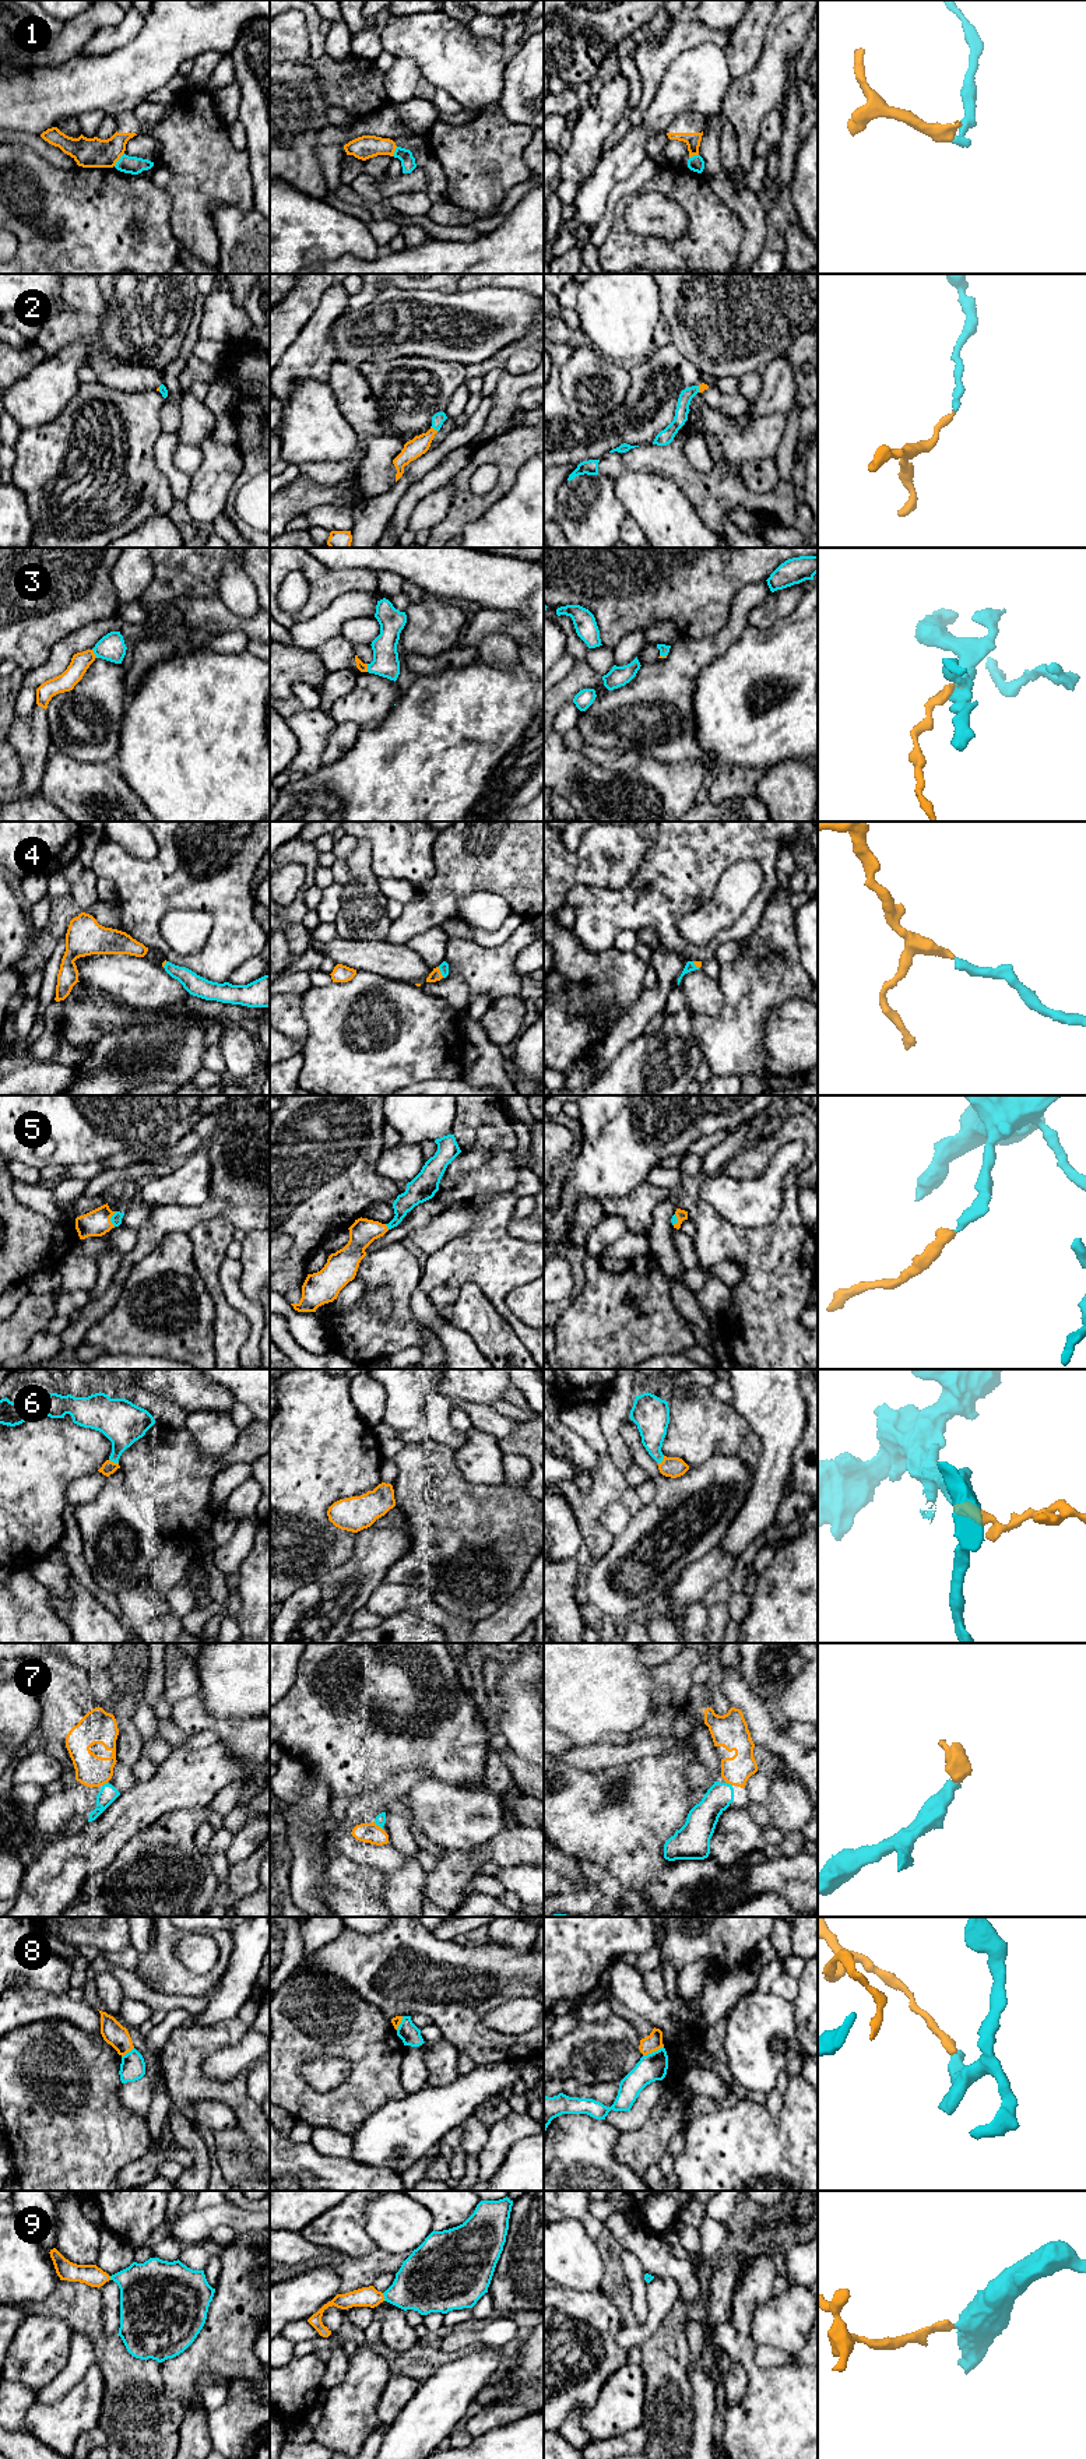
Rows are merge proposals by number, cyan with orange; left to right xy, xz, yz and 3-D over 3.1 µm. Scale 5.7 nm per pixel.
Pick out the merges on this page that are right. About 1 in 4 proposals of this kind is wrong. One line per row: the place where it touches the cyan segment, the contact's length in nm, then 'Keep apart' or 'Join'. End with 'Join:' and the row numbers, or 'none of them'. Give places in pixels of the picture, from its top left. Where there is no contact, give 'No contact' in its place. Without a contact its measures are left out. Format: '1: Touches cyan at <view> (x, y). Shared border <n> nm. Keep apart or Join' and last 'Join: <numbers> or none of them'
1: Touches cyan at xy (119, 159). Shared border 100 nm. Keep apart
2: Touches cyan at xz (435, 429). Shared border 50 nm. Join
3: Touches cyan at xy (94, 653). Shared border 60 nm. Join
4: Touches cyan at xz (440, 971). Shared border 70 nm. Join
5: Touches cyan at xy (111, 1219). Shared border 90 nm. Join
6: Touches cyan at xy (113, 1462). Shared border 60 nm. Join
7: Touches cyan at xz (378, 1825). Shared border 70 nm. Join
8: Touches cyan at yz (654, 2051). Shared border 130 nm. Keep apart
9: Touches cyan at xz (385, 2297). Shared border 50 nm. Join
Join: 2, 3, 4, 5, 6, 7, 9

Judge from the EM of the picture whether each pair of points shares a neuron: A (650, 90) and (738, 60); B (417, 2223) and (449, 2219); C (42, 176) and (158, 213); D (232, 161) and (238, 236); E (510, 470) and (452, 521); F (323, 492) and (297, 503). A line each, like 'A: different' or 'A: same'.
A: different
B: different
C: same
D: different
E: same
F: same

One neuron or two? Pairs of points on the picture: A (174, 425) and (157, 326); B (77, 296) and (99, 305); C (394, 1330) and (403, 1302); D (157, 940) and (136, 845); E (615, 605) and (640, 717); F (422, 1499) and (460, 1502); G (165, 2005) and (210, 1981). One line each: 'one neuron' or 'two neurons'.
A: two neurons
B: one neuron
C: one neuron
D: two neurons
E: two neurons
F: one neuron
G: two neurons

